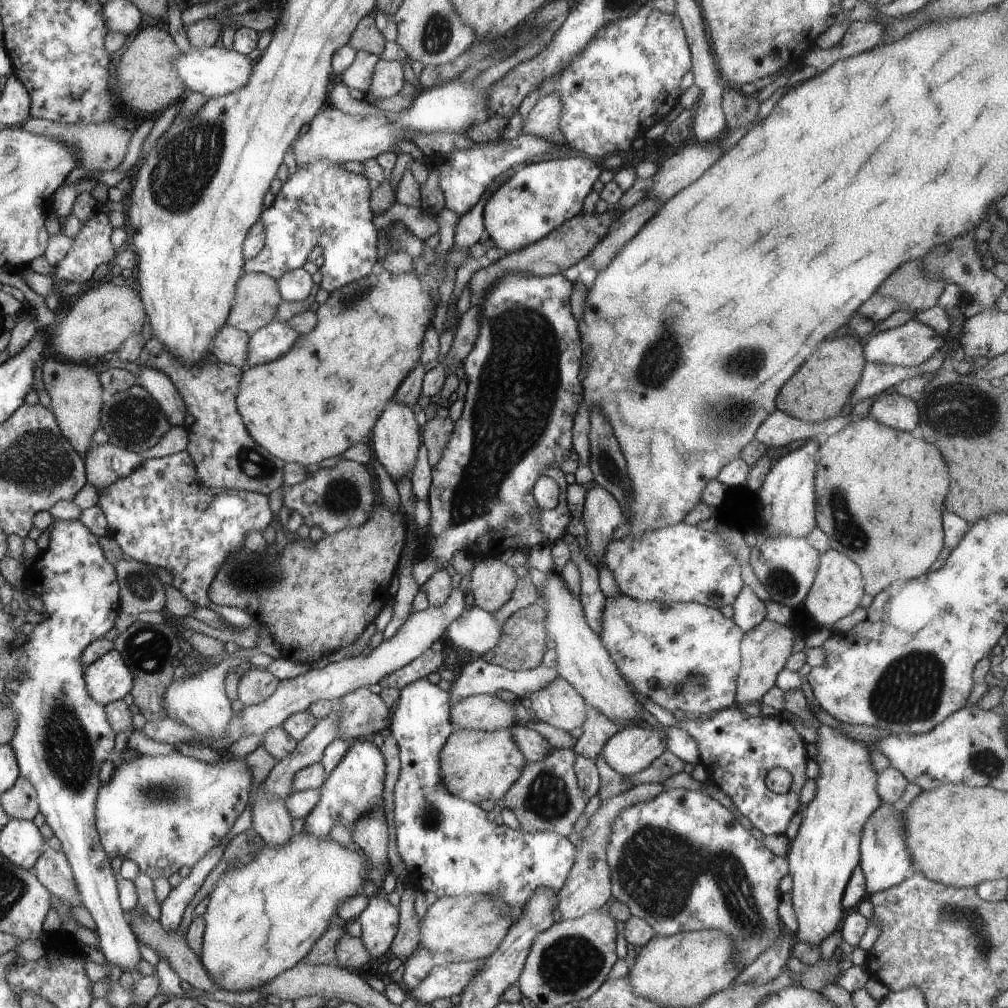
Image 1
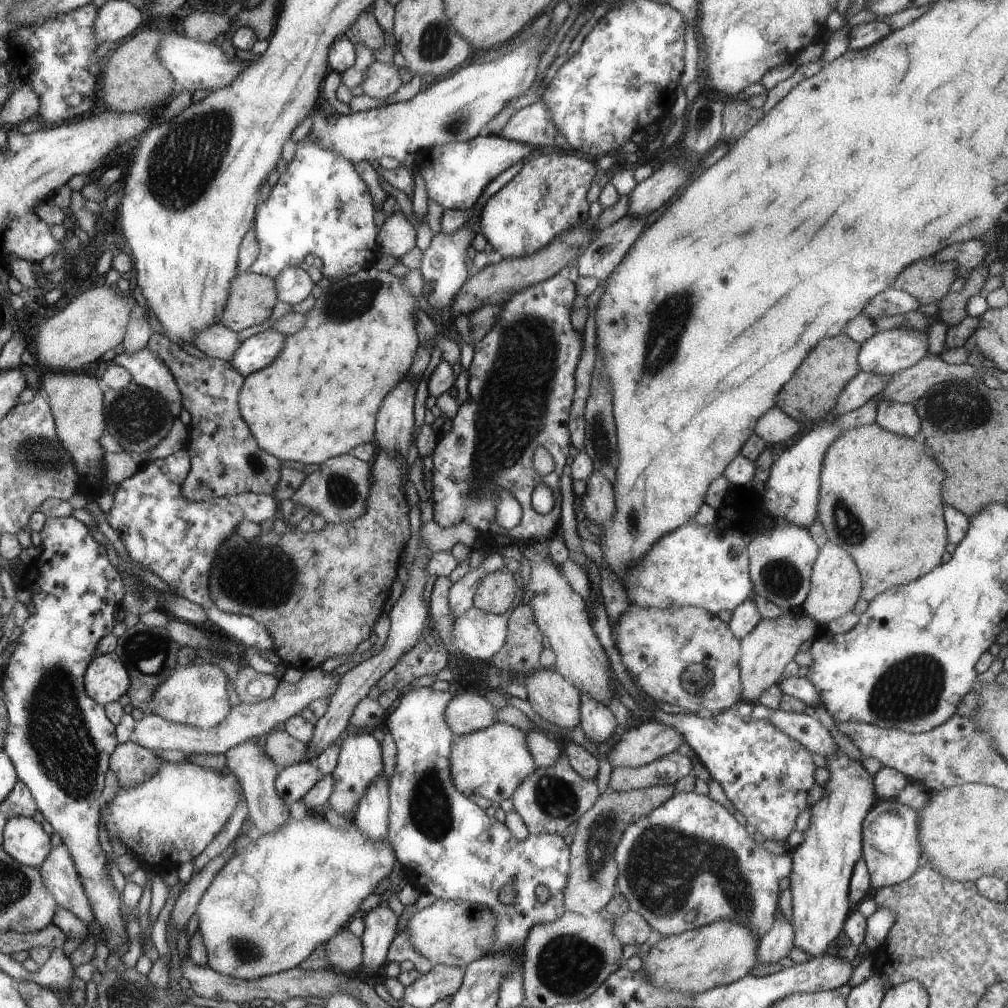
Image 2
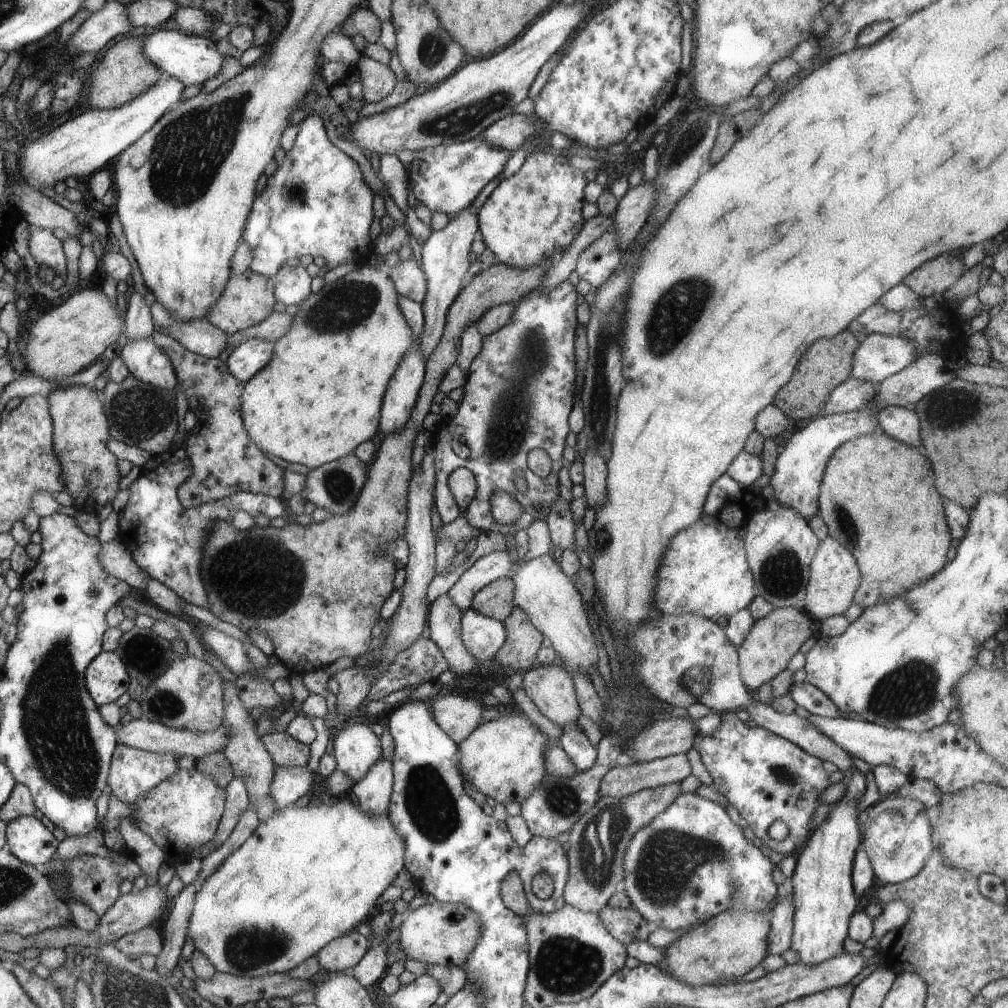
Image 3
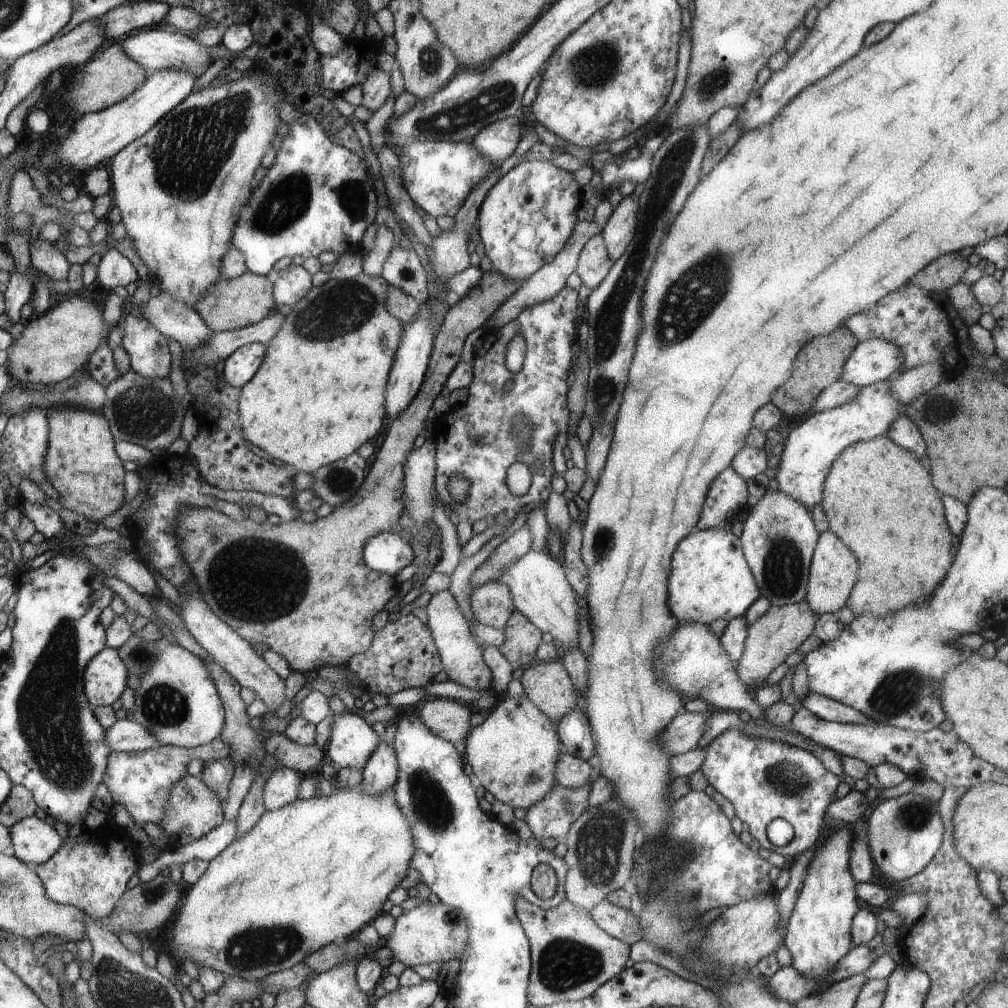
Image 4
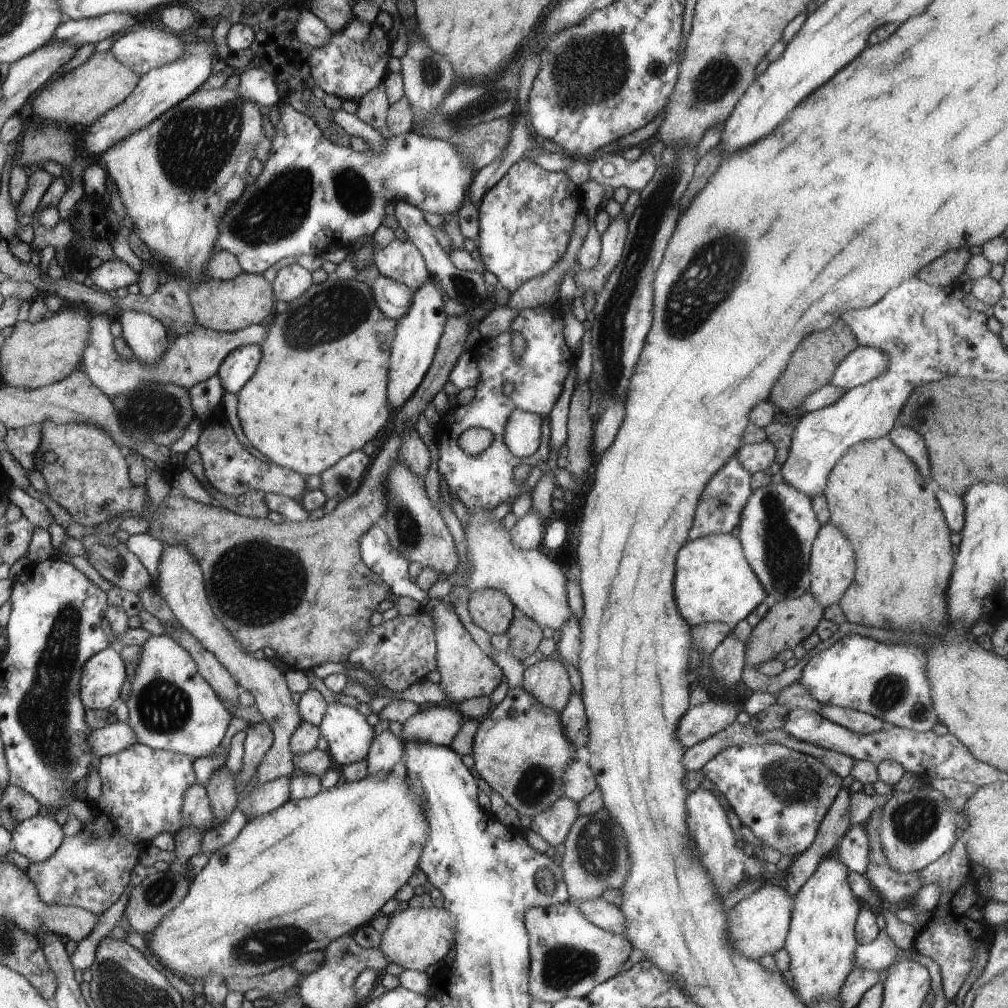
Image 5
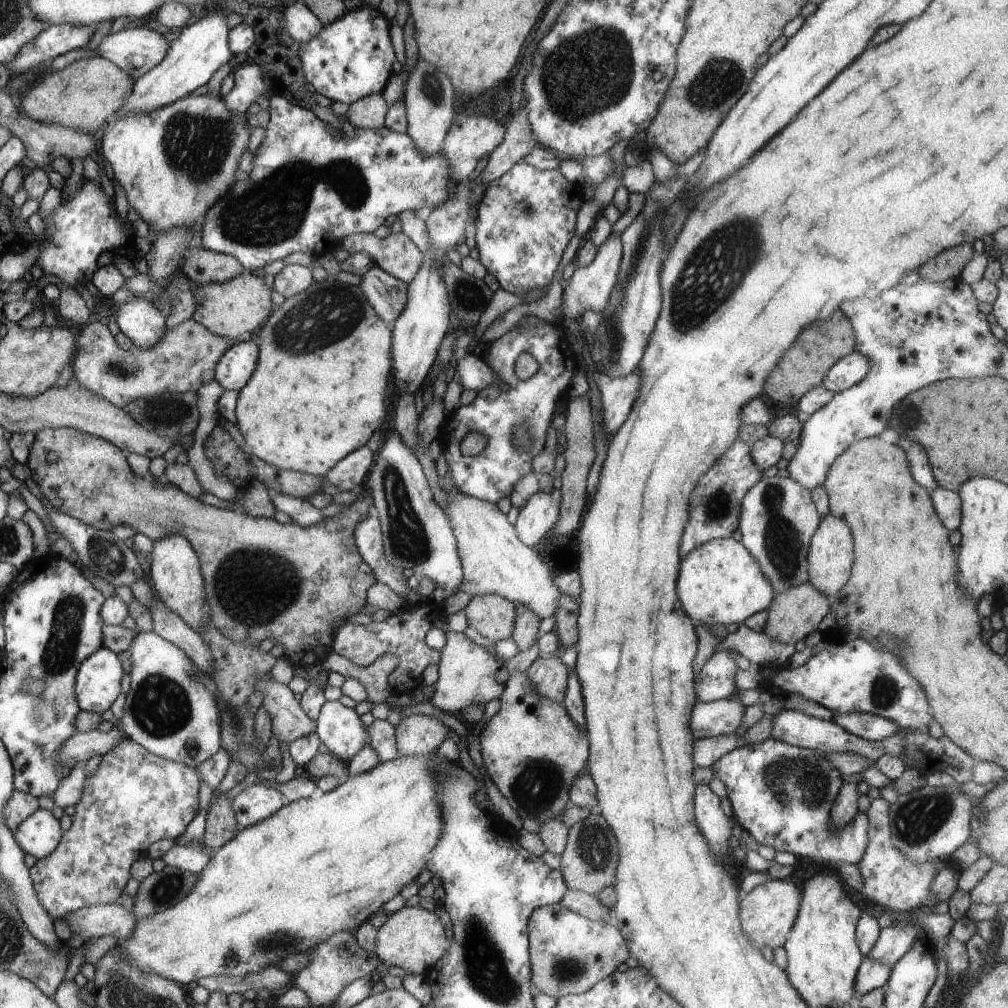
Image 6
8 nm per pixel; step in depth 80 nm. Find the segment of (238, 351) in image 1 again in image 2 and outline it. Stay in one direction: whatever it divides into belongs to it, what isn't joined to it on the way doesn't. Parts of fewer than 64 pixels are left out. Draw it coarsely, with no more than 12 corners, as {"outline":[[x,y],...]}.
{"outline":[[218,322],[192,344],[213,359],[231,362],[240,333]]}

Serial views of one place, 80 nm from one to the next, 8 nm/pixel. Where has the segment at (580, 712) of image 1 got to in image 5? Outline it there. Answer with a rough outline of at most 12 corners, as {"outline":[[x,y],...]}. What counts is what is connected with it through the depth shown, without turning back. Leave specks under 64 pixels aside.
{"outline":[[559,657],[526,665],[522,687],[561,712],[572,684]]}

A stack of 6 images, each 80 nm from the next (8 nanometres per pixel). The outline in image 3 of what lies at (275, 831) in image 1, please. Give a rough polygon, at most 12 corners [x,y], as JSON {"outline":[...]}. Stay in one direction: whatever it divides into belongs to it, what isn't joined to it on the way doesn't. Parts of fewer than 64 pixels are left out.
{"outline":[[236,680],[225,684],[222,752],[246,782],[260,821],[278,812],[270,796],[276,767],[257,735]]}

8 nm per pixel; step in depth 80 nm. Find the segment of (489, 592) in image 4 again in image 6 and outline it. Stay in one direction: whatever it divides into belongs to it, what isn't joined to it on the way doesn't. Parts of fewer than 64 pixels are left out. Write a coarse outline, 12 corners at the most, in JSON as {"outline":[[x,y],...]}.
{"outline":[[499,594],[473,596],[467,624],[496,641],[510,638],[515,604]]}

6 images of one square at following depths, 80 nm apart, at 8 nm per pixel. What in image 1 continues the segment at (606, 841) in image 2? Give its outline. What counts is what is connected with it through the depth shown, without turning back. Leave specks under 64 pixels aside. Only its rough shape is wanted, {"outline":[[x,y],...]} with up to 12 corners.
{"outline":[[659,782],[602,801],[557,892],[560,920],[598,911],[612,896],[606,845],[622,809],[645,804]]}

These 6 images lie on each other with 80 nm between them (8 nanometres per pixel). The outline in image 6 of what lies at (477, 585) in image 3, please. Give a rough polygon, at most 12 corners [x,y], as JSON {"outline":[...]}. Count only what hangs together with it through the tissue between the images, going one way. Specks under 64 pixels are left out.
{"outline":[[558,484],[530,497],[515,524],[534,548],[560,516]]}

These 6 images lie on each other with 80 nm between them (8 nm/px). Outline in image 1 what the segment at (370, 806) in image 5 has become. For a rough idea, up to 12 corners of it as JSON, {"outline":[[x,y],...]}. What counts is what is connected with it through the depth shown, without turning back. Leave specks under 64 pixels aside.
{"outline":[[304,829],[222,874],[201,963],[220,989],[296,967],[369,857]]}

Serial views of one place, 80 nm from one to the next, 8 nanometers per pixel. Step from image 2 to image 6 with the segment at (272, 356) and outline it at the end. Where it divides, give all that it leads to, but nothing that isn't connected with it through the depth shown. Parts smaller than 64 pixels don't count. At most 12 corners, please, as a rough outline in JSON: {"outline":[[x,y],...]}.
{"outline":[[251,337],[217,362],[223,389],[238,392],[257,370],[260,345]]}

